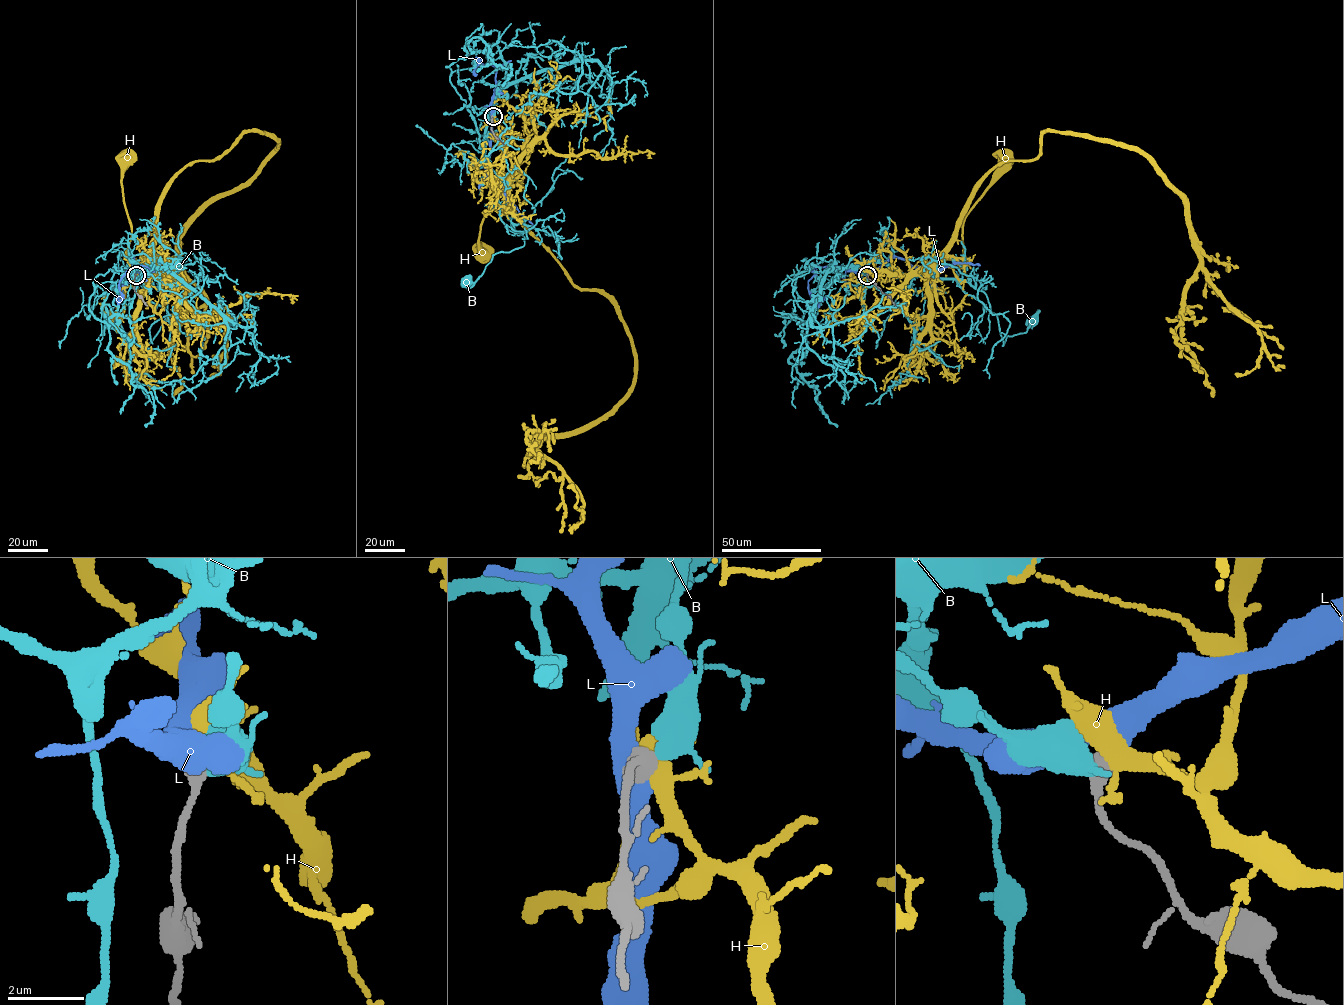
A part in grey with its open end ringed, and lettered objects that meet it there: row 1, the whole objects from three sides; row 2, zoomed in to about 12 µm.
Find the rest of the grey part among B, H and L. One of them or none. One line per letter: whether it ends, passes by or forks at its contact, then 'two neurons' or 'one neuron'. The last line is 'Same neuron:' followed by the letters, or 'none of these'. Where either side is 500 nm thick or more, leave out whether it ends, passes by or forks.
B: one neuron
H: two neurons
L: two neurons
Same neuron: B

